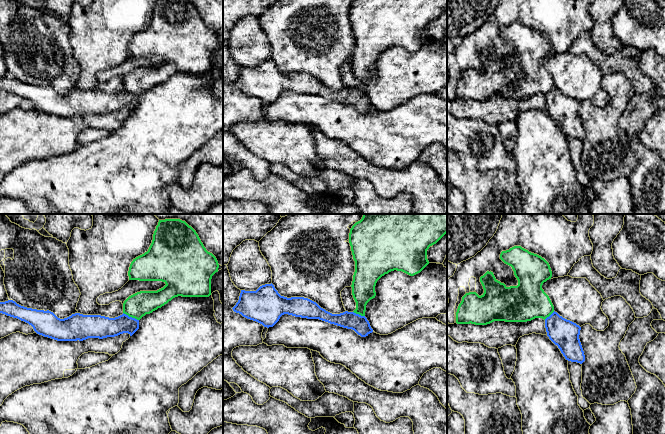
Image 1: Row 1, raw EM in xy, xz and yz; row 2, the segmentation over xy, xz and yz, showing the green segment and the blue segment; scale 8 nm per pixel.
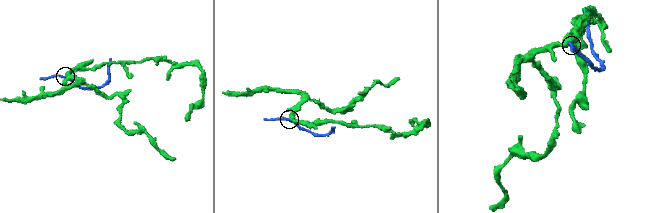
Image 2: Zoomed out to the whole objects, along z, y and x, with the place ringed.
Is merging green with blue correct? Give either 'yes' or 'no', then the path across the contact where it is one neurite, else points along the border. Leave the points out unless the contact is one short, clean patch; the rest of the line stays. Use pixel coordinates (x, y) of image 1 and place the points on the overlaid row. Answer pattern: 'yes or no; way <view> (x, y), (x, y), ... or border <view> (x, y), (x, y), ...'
no; border xy (123, 312), (138, 320)

